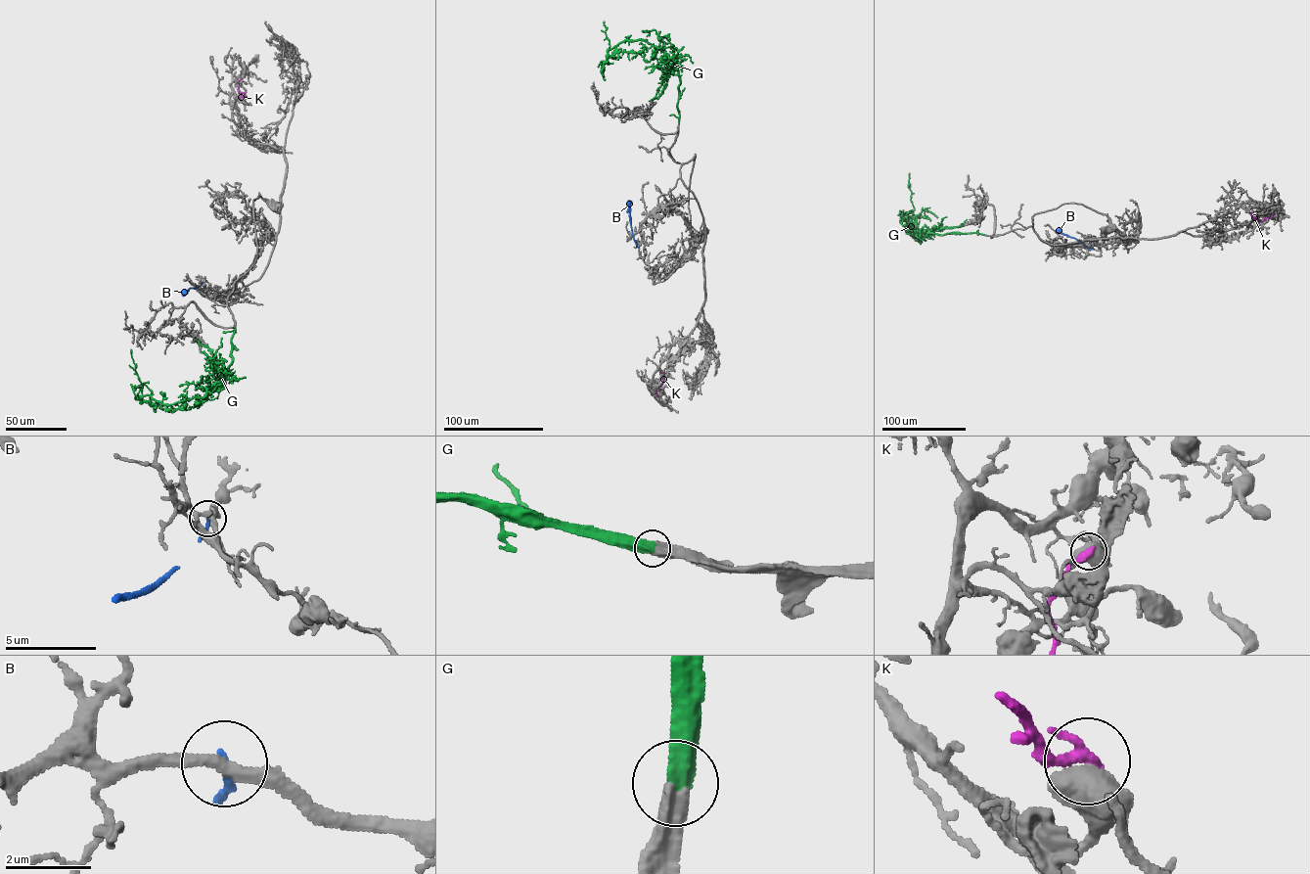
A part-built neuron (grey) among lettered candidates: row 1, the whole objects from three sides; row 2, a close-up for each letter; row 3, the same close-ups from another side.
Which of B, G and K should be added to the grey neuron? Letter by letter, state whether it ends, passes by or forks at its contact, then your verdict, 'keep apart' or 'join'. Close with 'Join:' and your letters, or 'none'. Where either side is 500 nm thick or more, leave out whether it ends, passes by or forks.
B: it ends there; keep apart
G: join
K: keep apart
Join: G

